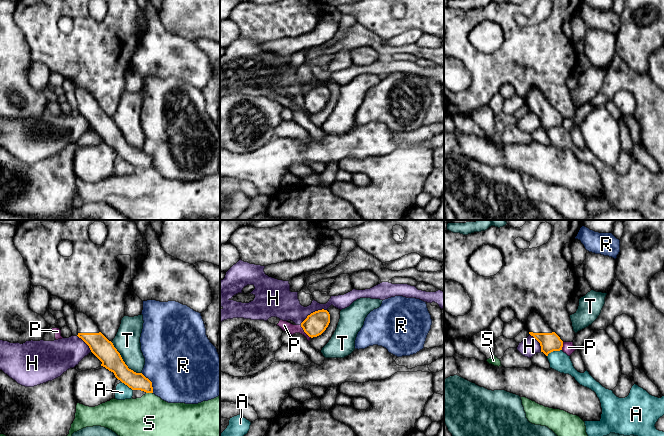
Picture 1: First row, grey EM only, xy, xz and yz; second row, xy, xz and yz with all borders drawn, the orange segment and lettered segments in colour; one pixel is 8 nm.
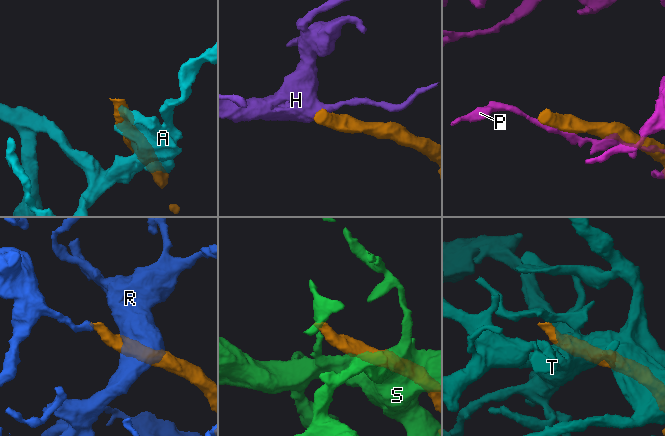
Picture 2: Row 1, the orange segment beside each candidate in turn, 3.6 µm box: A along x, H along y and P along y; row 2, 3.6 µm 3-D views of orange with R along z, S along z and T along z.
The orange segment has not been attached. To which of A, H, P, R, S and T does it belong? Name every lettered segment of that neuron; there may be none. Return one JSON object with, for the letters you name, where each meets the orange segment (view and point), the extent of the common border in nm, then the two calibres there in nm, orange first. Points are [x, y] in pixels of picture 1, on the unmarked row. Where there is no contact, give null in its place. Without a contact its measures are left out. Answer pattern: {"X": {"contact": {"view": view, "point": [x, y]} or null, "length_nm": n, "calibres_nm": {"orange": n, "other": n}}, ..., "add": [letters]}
{"add": []}

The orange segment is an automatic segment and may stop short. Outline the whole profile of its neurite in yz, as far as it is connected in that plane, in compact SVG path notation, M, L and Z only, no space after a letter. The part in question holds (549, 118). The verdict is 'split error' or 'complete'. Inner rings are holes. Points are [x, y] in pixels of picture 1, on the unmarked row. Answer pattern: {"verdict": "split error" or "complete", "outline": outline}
{"verdict": "split error", "outline": "M531 88L529 90L526 104L529 110L540 119L541 128L546 132L553 127L562 126L563 117L538 89Z"}

